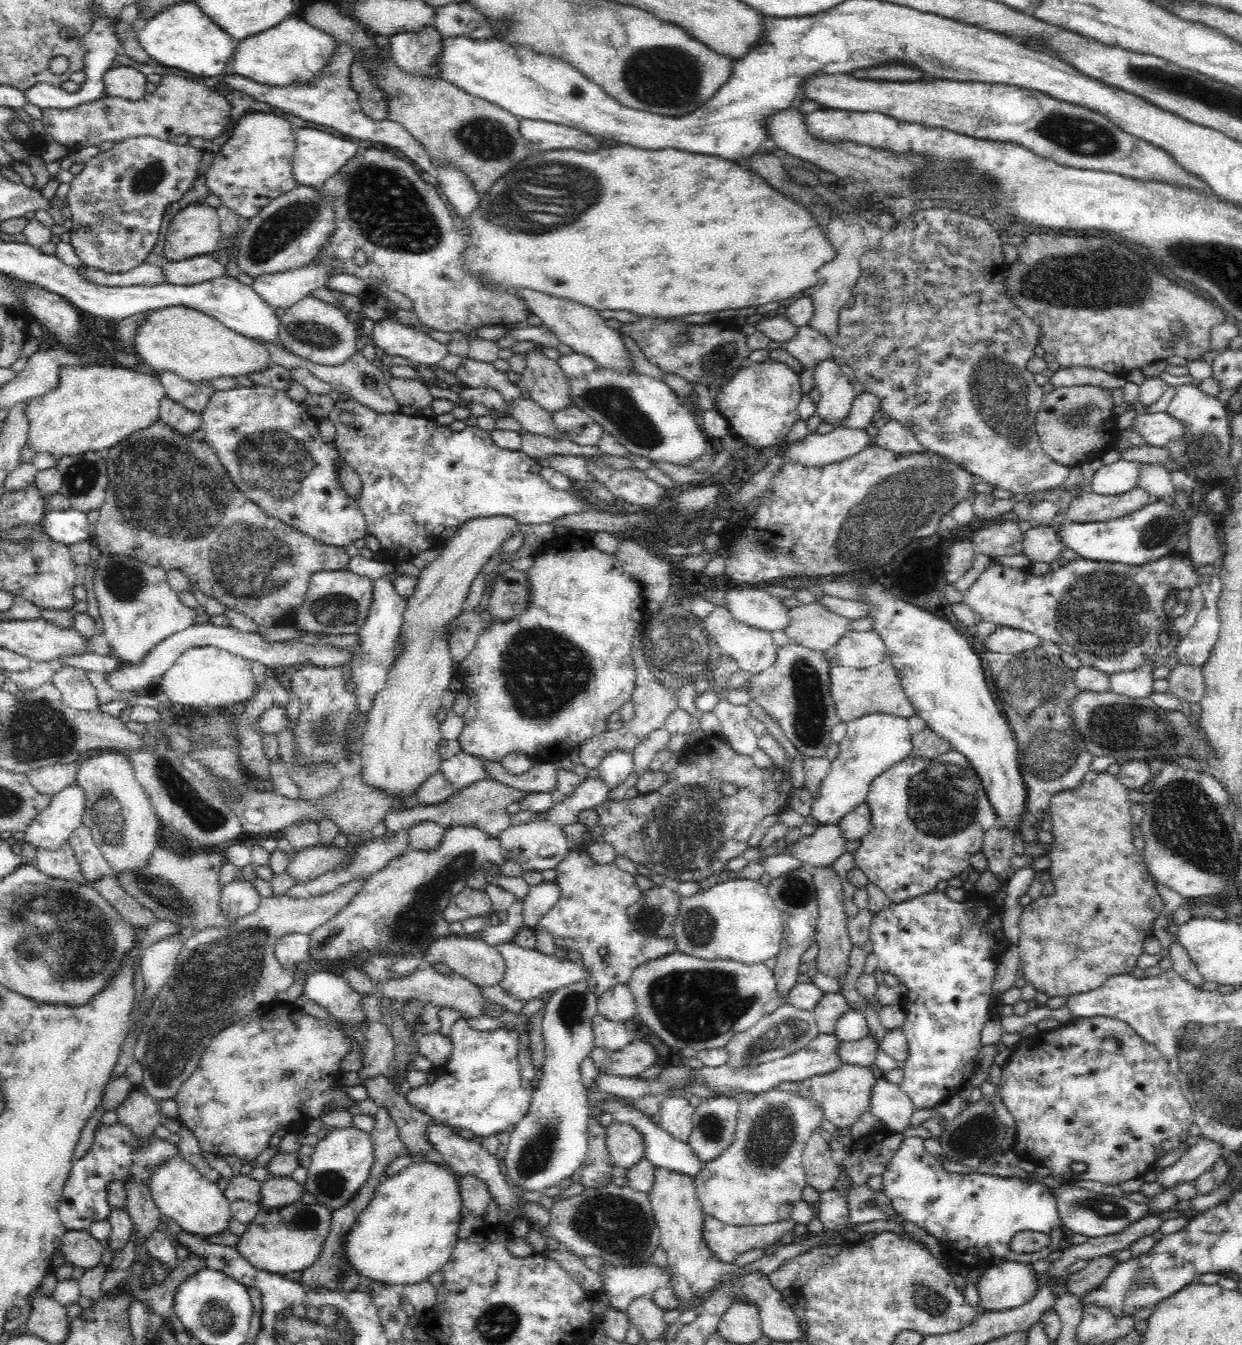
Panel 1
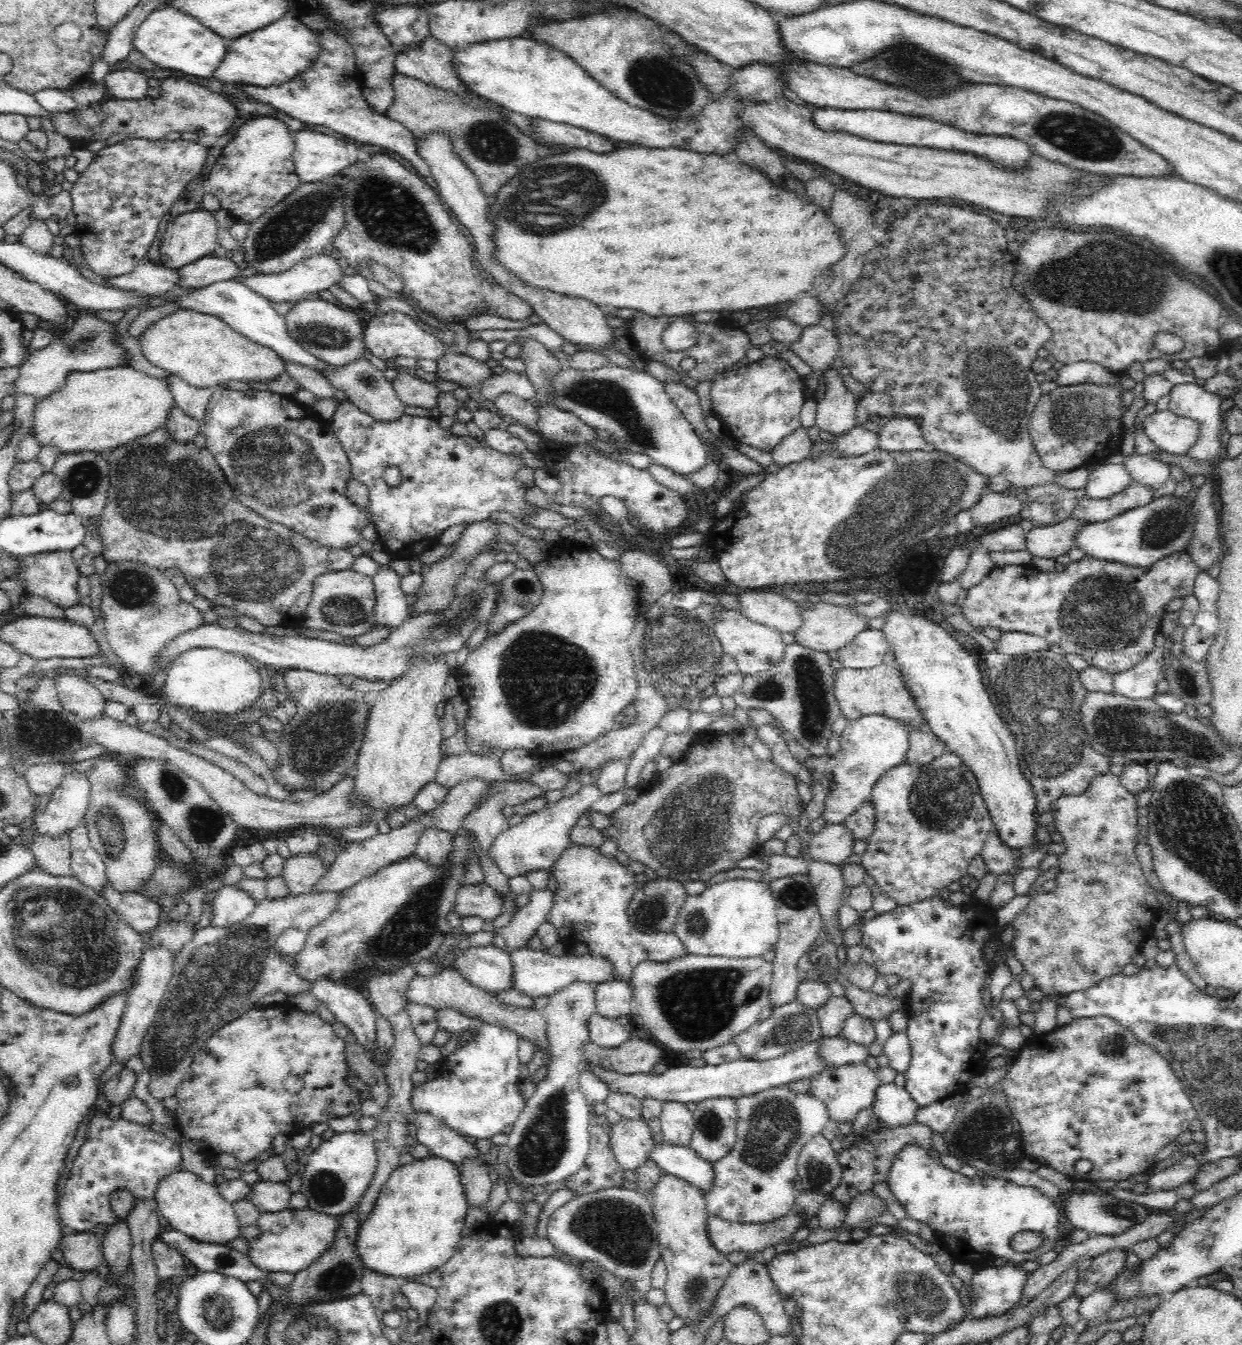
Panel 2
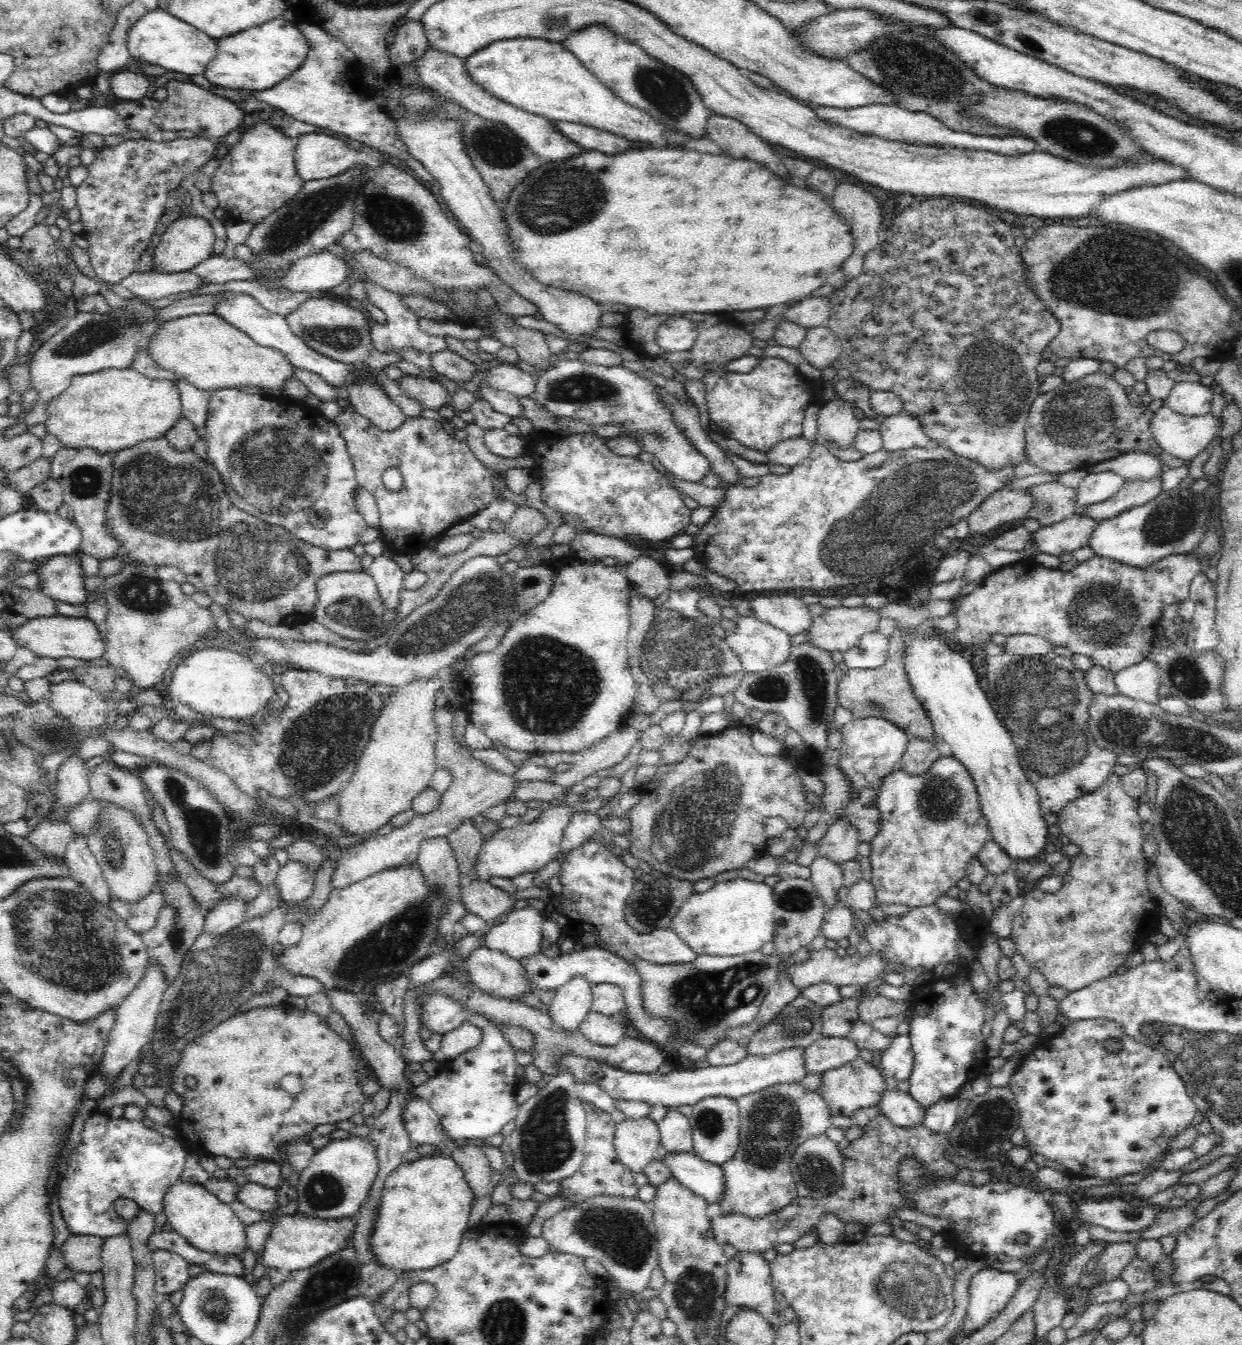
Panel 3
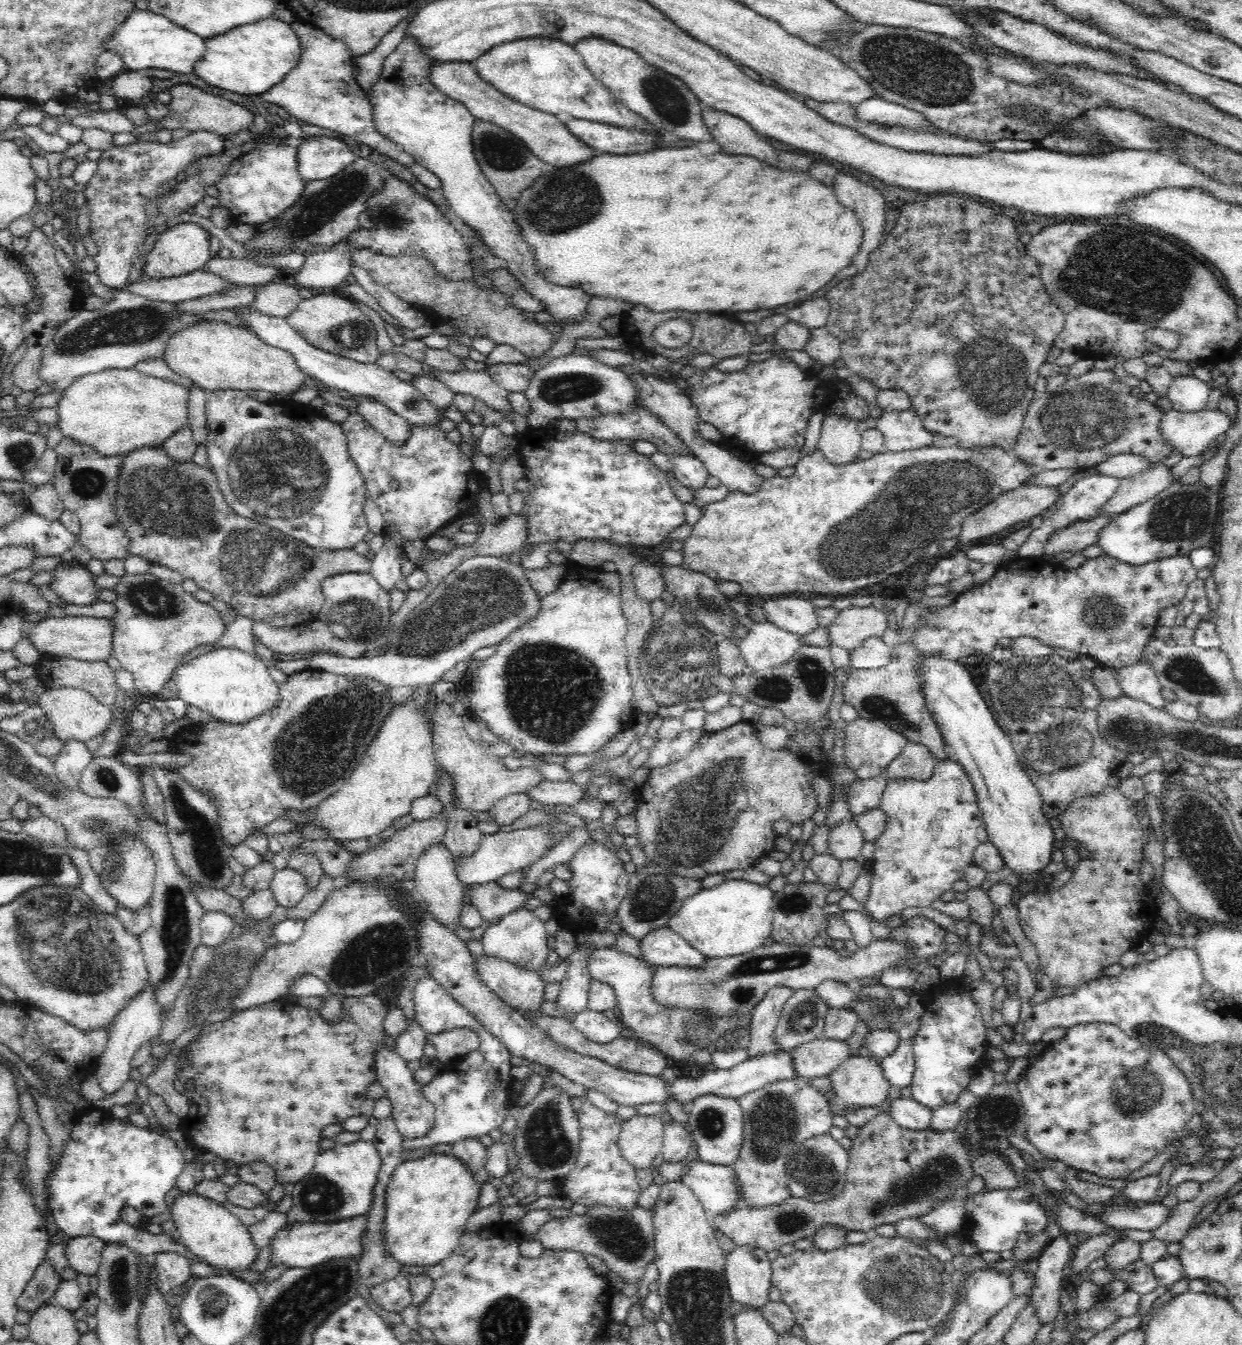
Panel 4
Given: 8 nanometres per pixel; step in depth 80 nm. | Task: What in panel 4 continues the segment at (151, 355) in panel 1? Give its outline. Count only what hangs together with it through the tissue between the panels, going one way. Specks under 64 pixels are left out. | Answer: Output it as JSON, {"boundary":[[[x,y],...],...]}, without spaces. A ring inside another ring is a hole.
{"boundary":[[[206,320],[194,322],[178,332],[166,344],[165,354],[161,357],[165,366],[173,373],[190,379],[193,385],[206,392],[214,390],[262,390],[278,396],[281,392],[294,393],[299,387],[306,385],[305,373],[298,368],[294,358],[283,349],[267,346],[261,342],[252,331],[242,327],[220,322],[219,320]]]}

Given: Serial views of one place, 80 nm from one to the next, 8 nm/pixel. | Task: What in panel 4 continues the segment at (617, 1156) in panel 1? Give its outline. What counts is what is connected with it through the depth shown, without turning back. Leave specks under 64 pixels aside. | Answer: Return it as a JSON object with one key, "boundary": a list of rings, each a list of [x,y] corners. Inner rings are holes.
{"boundary":[[[632,1116],[620,1126],[618,1150],[635,1169],[648,1168],[661,1152],[664,1123],[658,1116]]]}

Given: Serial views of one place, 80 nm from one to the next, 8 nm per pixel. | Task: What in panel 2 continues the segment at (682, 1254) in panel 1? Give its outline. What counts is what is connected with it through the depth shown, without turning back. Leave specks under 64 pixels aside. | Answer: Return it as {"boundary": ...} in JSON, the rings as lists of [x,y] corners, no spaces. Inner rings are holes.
{"boundary":[[[663,1172],[648,1196],[657,1224],[661,1256],[667,1268],[663,1291],[668,1307],[676,1317],[686,1321],[685,1326],[697,1324],[713,1308],[716,1294],[734,1265],[710,1244],[706,1235],[706,1220],[710,1214],[700,1189]]]}

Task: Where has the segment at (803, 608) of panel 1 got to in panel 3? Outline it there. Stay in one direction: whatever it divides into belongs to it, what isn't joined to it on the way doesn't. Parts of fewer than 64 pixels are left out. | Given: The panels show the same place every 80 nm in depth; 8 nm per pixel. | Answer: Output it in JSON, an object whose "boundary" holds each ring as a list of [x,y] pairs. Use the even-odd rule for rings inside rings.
{"boundary":[[[865,605],[826,607],[820,615],[810,616],[810,628],[802,633],[808,639],[806,644],[842,653],[857,646],[864,634],[878,631],[878,620],[880,615]]]}

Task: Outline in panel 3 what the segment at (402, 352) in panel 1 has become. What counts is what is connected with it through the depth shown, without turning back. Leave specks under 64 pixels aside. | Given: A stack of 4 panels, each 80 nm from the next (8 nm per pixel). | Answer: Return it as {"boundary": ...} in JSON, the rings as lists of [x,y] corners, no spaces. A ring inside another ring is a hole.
{"boundary":[[[368,283],[366,285],[369,292],[369,299],[374,303],[374,306],[383,310],[386,314],[385,323],[372,322],[370,324],[370,341],[372,347],[377,352],[390,354],[395,351],[402,351],[403,349],[416,349],[416,351],[426,353],[432,357],[434,354],[447,350],[445,338],[424,333],[420,329],[417,314],[410,308],[406,309],[404,301],[396,293],[388,292],[376,283]]]}

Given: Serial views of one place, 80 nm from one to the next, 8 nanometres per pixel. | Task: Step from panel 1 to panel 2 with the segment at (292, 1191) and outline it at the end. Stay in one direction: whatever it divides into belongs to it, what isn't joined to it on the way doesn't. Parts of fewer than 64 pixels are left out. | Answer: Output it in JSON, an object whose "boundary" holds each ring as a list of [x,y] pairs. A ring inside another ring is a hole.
{"boundary":[[[259,1180],[251,1186],[249,1201],[261,1212],[278,1212],[290,1206],[292,1194],[289,1183]]]}

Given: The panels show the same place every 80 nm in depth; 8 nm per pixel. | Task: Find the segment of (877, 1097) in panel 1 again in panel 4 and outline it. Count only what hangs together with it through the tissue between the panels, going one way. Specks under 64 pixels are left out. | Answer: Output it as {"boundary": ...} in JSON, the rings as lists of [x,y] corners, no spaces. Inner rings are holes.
{"boundary":[[[898,1097],[892,1099],[890,1104],[890,1112],[888,1113],[894,1122],[902,1128],[910,1130],[924,1130],[930,1127],[930,1118],[932,1118],[932,1110],[926,1106],[922,1106],[913,1100],[913,1098]]]}

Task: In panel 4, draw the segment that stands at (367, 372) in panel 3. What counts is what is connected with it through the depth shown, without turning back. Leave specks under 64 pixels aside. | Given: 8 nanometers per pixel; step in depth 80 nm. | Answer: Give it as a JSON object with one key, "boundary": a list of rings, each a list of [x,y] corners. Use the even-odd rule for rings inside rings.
{"boundary":[[[354,396],[355,411],[362,416],[374,429],[390,442],[404,444],[408,438],[410,425],[406,419],[392,413],[386,405],[369,396]]]}

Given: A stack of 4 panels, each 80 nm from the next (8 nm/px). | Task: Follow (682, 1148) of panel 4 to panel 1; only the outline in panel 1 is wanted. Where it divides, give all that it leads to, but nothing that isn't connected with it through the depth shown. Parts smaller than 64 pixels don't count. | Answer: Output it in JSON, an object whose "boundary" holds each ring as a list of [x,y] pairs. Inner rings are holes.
{"boundary":[[[670,1094],[660,1098],[659,1125],[674,1138],[687,1142],[693,1129],[693,1108],[688,1097],[680,1094]]]}

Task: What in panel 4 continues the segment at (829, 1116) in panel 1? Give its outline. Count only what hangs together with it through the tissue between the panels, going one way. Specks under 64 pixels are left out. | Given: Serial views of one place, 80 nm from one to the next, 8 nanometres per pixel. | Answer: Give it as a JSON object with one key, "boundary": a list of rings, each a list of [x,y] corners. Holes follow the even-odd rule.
{"boundary":[[[852,1055],[847,1058],[836,1070],[826,1074],[830,1079],[830,1092],[824,1092],[829,1103],[832,1116],[844,1115],[848,1110],[867,1109],[868,1106],[878,1107],[889,1096],[891,1084],[884,1078],[879,1060],[871,1057]]]}

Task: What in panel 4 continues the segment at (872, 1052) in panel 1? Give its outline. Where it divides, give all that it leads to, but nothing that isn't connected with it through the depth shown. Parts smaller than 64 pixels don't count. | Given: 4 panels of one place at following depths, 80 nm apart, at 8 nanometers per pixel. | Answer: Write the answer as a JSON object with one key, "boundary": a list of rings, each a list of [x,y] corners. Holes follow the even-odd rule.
{"boundary":[[[818,1038],[791,1050],[793,1065],[800,1078],[807,1080],[836,1070],[852,1055],[845,1040]]]}

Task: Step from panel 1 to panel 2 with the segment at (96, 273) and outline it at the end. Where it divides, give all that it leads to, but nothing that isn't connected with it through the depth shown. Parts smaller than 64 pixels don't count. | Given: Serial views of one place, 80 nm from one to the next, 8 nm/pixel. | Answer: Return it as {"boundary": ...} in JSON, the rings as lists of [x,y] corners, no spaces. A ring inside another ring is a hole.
{"boundary":[[[140,262],[132,272],[122,276],[102,276],[105,284],[122,290],[137,290],[151,296],[158,296],[172,290],[178,280],[178,273],[174,269],[166,268],[162,264]]]}

